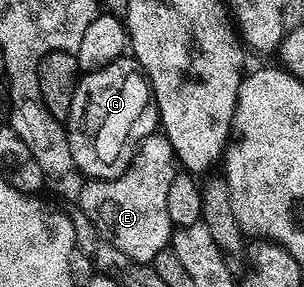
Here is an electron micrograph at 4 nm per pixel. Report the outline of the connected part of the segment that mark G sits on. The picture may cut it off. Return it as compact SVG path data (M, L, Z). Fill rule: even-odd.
M123 57L99 71L85 72L72 97L70 116L64 120L75 168L90 179L115 179L134 160L142 138L159 123L150 85L137 59Z

